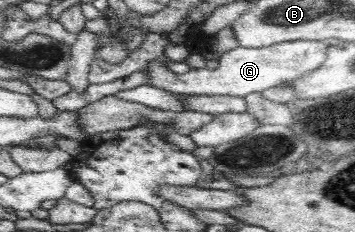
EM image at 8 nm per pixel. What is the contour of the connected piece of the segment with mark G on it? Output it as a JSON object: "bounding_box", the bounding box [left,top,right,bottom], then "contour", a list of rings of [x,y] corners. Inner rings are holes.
{"bounding_box":[147,40,329,96],"contour":[[[294,40],[294,43],[274,44],[274,47],[244,48],[239,46],[226,52],[220,65],[206,71],[190,70],[186,75],[176,75],[168,70],[162,59],[154,59],[147,67],[150,78],[147,84],[175,94],[206,96],[248,96],[270,87],[288,84],[298,77],[317,69],[328,57],[329,42],[318,40]]]}

